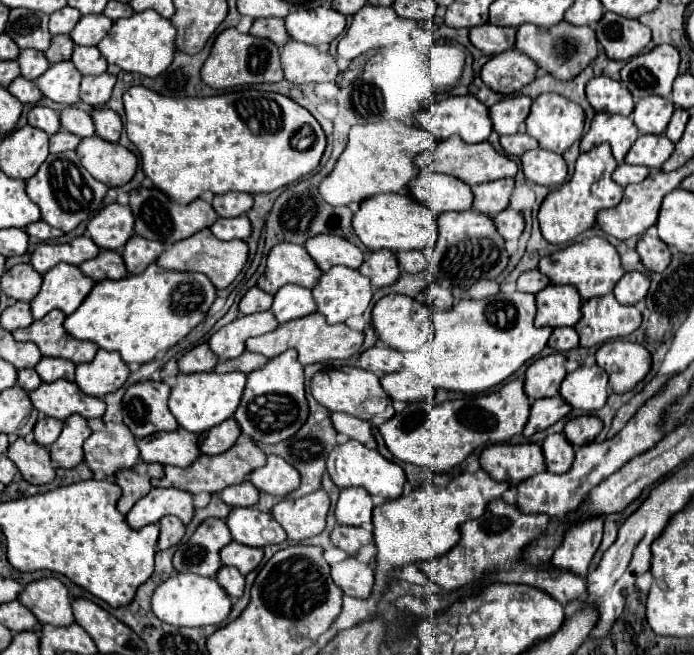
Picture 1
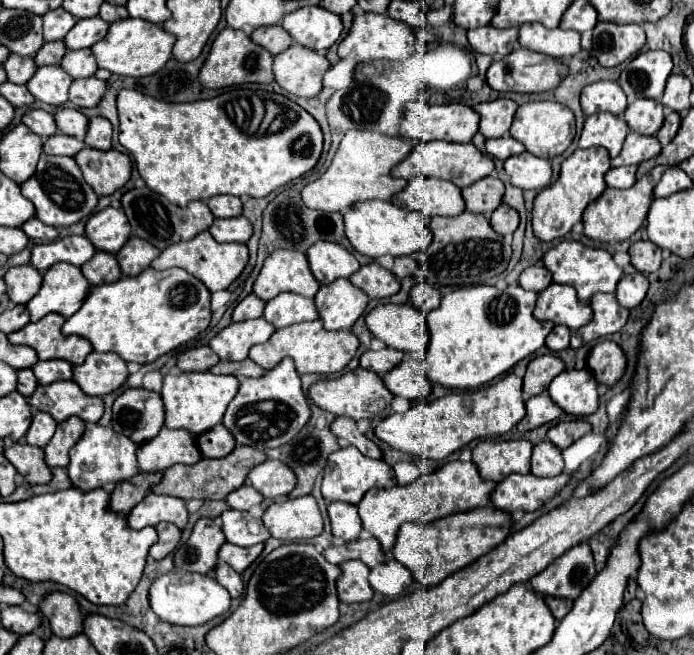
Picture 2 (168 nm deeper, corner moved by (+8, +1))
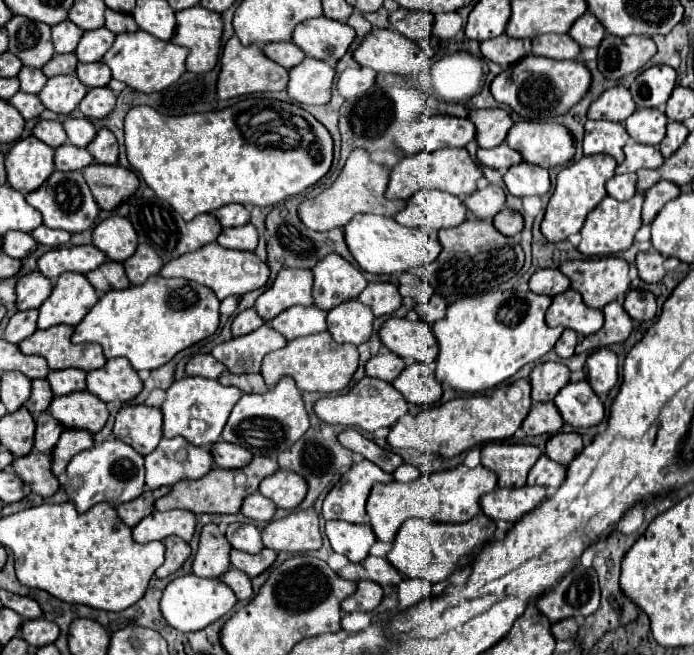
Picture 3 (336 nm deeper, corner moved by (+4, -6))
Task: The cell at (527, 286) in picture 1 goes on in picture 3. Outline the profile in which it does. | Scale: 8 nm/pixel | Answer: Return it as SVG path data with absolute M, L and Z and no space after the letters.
M541 268L531 276L529 288L531 288L531 292L537 292L537 294L555 296L555 294L561 294L561 292L569 290L571 288L571 280L561 270Z

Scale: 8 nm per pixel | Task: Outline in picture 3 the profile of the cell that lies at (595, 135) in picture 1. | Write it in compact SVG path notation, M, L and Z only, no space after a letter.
M587 120L585 122L585 154L609 154L621 164L625 160L623 146L629 140L629 134L623 124L607 120Z

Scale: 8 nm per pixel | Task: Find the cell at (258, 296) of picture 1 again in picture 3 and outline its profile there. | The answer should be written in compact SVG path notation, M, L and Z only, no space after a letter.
M253 308L243 310L243 312L239 312L239 314L235 316L235 320L233 320L233 324L231 324L233 338L237 338L237 336L243 336L243 334L249 334L249 332L257 330L261 324L263 324L263 320L259 318L259 314L257 314Z

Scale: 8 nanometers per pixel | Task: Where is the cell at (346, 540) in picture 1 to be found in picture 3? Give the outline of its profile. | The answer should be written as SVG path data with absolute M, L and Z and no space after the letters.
M367 556L367 560L363 560L363 564L347 564L343 570L337 572L341 578L345 580L371 580L379 586L397 586L399 582L403 582L403 576L385 560L385 558L377 558L377 556Z

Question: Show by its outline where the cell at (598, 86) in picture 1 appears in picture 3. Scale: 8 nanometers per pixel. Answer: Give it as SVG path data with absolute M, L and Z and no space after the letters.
M615 86L605 90L589 108L591 120L611 120L611 122L625 122L635 112L635 102L631 92L623 86Z

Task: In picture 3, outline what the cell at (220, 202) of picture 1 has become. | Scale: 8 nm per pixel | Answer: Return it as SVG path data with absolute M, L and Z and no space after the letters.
M231 204L231 206L223 206L215 212L215 218L219 220L219 224L223 228L231 228L231 226L243 226L249 222L249 210L241 204Z

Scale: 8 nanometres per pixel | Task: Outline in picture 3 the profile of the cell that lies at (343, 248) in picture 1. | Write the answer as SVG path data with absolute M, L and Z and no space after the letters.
M337 254L325 256L313 268L313 276L313 304L321 310L331 310L343 302L357 300L367 286L363 274Z

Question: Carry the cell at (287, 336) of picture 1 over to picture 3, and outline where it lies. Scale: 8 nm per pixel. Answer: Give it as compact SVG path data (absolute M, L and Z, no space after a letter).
M319 332L305 338L295 338L287 342L285 348L267 354L263 358L261 376L267 382L267 386L275 386L283 376L291 376L301 392L339 392L351 382L357 370L357 362L357 346L335 344L329 332Z

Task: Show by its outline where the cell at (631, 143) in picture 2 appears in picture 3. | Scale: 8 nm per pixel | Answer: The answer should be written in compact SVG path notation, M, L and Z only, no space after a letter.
M629 142L627 148L623 148L623 152L625 162L617 166L617 174L637 172L641 168L659 168L665 162L665 158L655 146L643 146L639 142Z

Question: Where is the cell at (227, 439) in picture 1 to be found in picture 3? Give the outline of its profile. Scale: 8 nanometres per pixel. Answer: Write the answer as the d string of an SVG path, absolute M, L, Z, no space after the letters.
M219 442L213 446L213 458L215 464L219 468L243 468L251 462L251 452L247 452L245 448L239 448L235 444L227 444L227 442Z

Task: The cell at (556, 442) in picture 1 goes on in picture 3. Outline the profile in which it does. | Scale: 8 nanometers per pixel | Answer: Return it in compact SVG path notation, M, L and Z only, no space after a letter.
M545 454L535 462L535 466L529 470L527 484L529 486L545 486L551 490L557 490L561 482L565 480L565 470L561 464L555 464L551 458Z

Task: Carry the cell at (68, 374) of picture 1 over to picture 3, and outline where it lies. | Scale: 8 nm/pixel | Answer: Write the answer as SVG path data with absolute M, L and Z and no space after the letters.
M67 368L67 370L51 370L47 376L53 394L55 396L65 396L71 392L85 390L85 372L79 368Z

